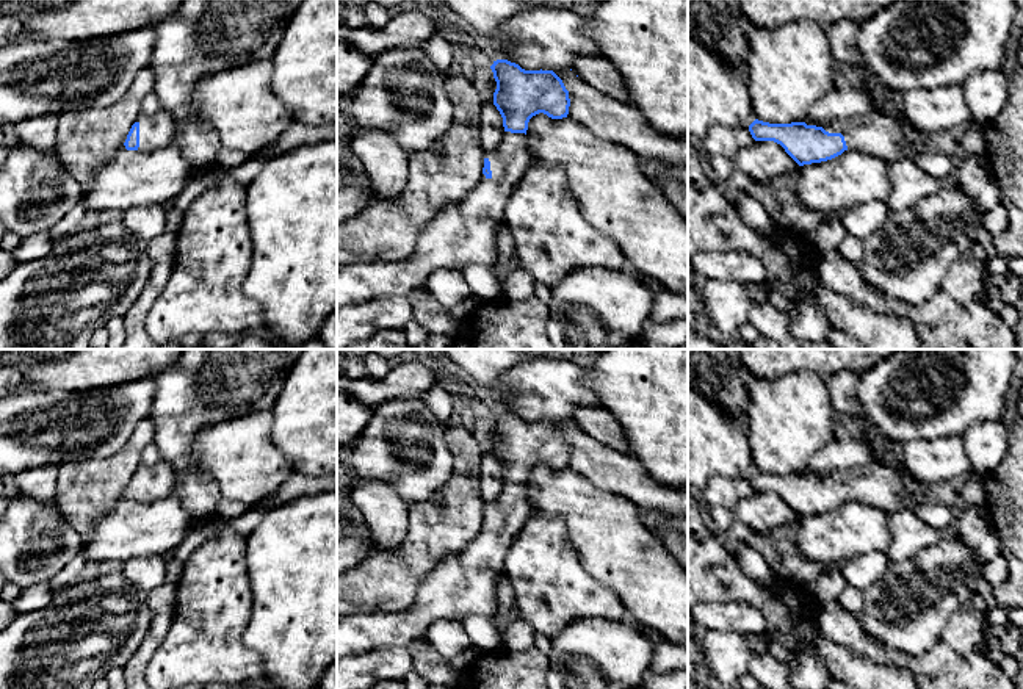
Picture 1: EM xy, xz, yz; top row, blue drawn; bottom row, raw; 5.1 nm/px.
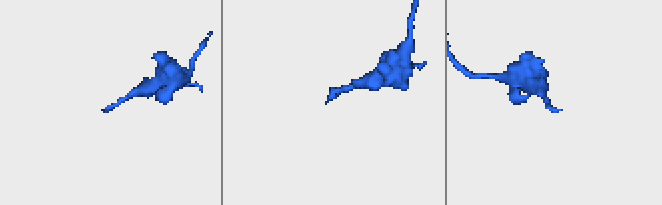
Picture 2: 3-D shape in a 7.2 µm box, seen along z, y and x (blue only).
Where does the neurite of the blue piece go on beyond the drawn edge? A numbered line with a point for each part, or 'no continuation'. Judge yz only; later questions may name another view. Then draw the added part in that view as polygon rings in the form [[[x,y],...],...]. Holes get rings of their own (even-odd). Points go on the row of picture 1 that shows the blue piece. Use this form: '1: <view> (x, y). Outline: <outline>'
1: yz (876, 133). Outline: [[[877,110],[827,122],[822,128],[841,133],[848,149],[876,155],[887,163],[901,158],[906,152],[916,152],[924,133]]]

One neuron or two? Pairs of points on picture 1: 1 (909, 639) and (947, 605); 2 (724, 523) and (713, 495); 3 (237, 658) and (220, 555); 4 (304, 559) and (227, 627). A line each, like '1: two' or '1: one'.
1: one
2: two
3: one
4: two

